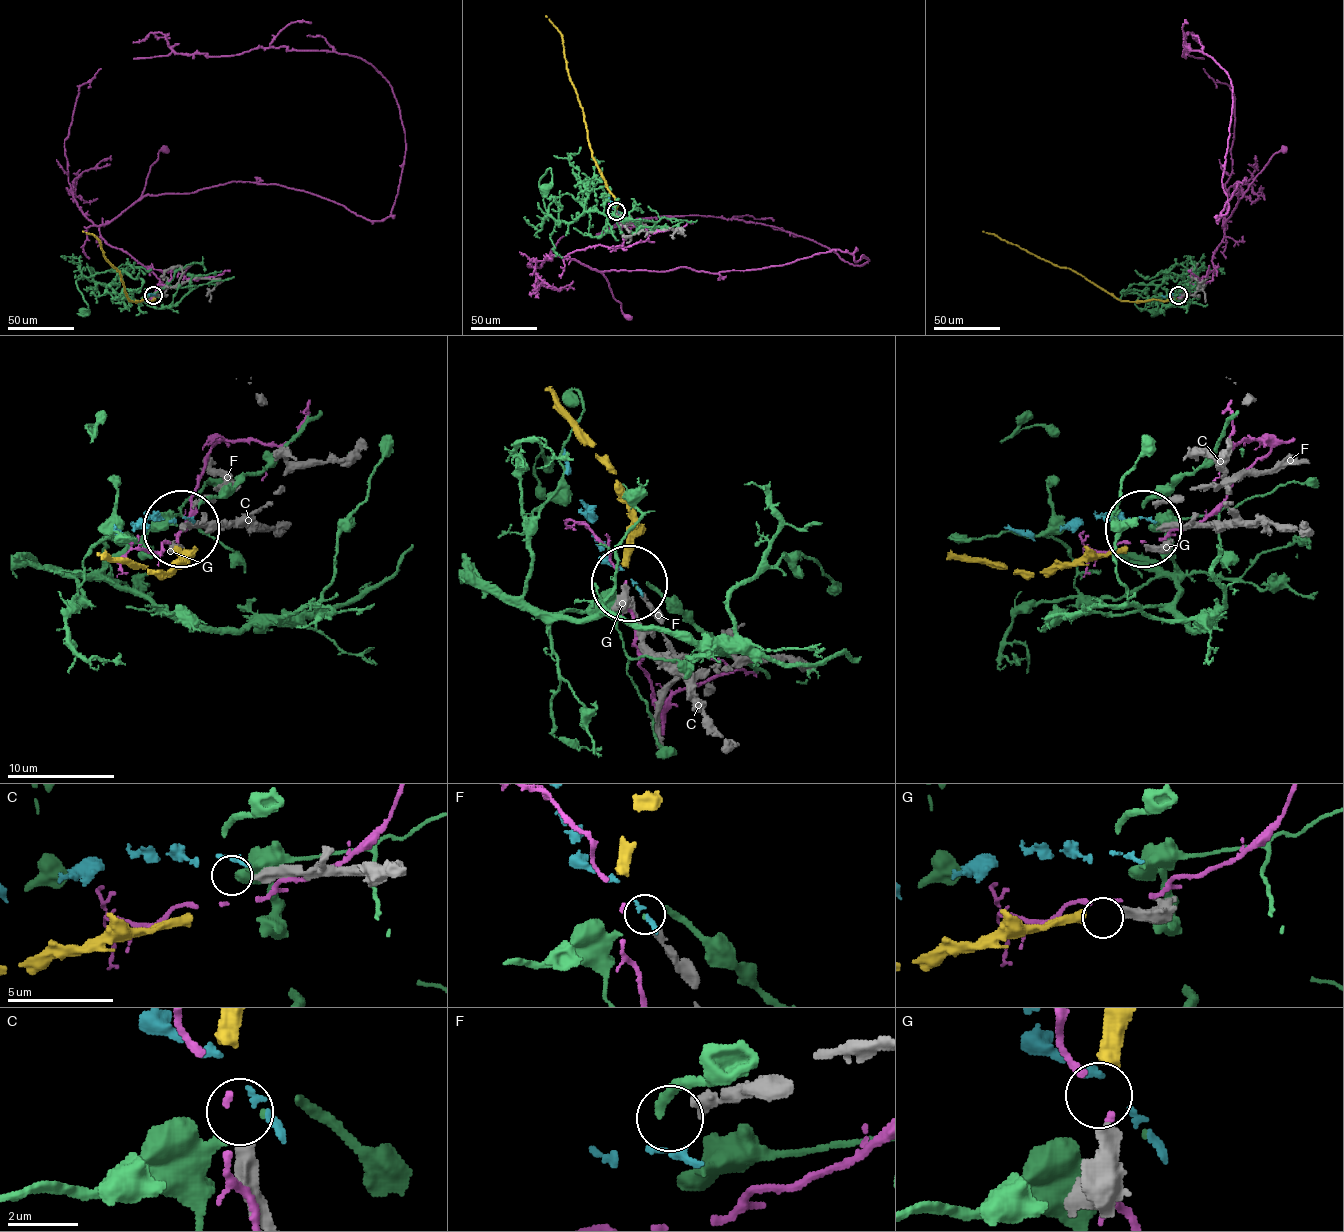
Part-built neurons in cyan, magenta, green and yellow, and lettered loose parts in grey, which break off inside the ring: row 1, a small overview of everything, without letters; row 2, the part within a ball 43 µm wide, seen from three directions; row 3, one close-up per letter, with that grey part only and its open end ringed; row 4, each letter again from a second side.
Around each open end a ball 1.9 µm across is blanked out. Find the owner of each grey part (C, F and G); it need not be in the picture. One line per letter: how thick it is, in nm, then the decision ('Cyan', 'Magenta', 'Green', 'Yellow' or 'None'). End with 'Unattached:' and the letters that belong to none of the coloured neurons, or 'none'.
C: Thickness 400 nm. None
F: Thickness 300 nm. Cyan
G: Thickness 500 nm. Yellow
Unattached: C

